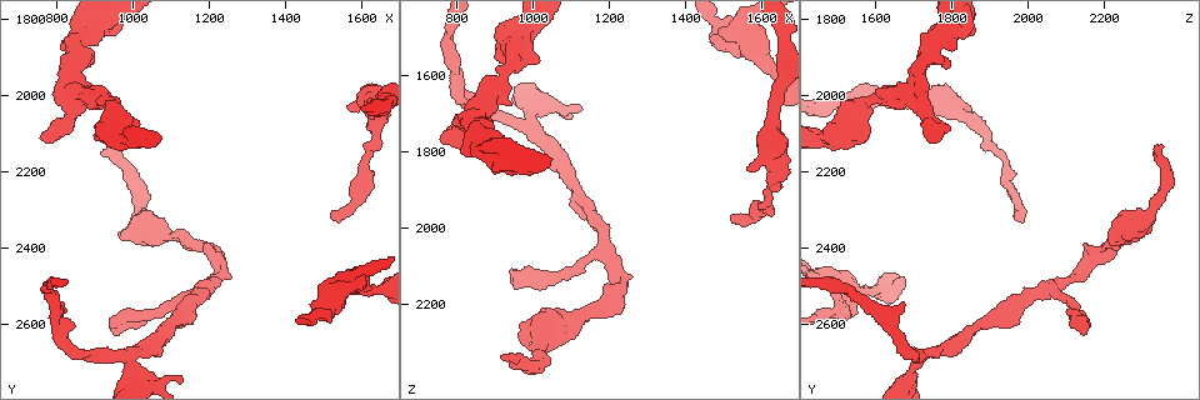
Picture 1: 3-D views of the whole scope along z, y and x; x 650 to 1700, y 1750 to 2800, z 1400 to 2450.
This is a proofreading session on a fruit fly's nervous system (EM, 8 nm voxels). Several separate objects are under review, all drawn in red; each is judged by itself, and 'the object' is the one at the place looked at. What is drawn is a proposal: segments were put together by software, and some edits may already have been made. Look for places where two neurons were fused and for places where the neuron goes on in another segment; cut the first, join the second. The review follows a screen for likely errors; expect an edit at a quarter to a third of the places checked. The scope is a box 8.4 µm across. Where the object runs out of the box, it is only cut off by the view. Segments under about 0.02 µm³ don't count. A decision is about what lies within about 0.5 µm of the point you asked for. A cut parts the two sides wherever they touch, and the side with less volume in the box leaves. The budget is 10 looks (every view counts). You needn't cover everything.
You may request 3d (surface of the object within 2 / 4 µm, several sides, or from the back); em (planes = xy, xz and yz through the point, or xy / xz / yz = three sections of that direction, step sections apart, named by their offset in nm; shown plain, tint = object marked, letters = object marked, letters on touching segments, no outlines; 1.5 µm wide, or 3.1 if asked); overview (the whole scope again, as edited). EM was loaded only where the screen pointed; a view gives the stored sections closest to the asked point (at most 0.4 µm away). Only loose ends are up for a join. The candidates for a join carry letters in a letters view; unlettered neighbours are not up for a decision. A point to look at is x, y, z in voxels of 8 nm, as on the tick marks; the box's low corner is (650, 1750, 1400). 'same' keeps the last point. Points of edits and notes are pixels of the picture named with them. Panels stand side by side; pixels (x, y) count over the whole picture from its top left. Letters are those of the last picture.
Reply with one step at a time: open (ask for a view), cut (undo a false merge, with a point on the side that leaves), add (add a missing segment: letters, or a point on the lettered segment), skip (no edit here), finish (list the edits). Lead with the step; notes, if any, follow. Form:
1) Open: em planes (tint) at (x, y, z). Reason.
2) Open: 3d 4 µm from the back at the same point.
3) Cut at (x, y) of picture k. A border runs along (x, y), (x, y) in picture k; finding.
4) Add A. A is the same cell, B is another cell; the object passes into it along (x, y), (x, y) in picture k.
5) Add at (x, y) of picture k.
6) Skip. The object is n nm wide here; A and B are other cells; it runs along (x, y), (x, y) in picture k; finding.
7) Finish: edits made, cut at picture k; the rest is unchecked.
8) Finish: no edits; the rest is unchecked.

Open: em planes (letters) at (755, 2120, 1765).

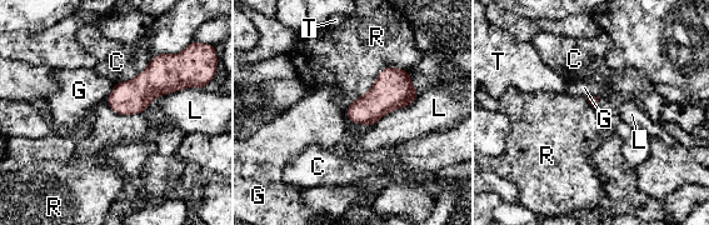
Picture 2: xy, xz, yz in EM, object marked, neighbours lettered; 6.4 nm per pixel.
Skip. The longest contact is with R, 480 nm; C, G, L, R and T are other cells; a border runs along (408, 69), (384, 68), (346, 109) in picture 2; no lettered segment goes on from it.

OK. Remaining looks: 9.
Open: em yz step 8 (tint) at (910, 2005, 1605). A narrow waist.

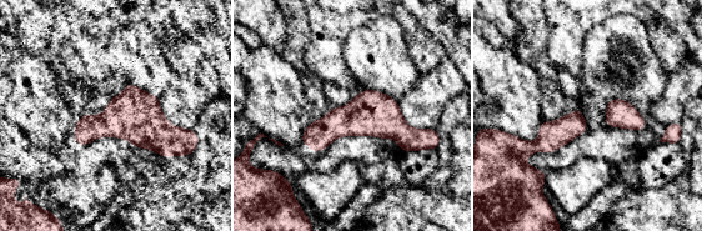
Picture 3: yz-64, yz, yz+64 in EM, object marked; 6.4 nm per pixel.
Open: em planes (letters) at the same point.

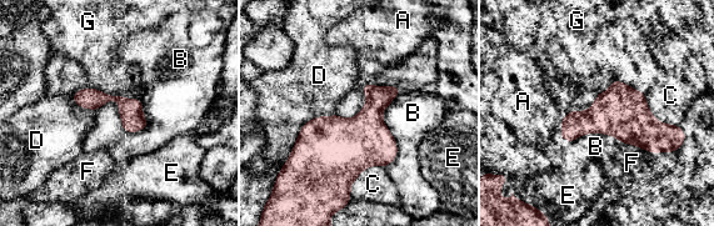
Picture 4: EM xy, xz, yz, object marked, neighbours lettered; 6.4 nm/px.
Skip. The longest contact is with D, 440 nm; A, B, C, D, E, F and G are other cells; a border runs along (583, 134), (609, 134), (627, 144) in picture 4; continuous, no second neuron.

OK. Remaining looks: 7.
Open: em planes (plain) at (1515, 2310, 1975). Free end.

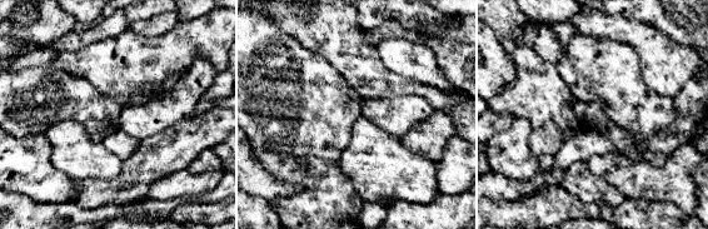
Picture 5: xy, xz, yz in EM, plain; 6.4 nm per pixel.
Open: em planes (letters) at the same point. What lies round it.

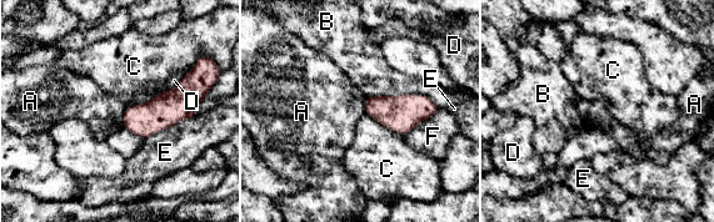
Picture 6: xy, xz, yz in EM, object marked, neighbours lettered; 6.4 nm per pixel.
Skip. A, B, C, D, E and F are other cells; a border runs along (125, 109), (123, 126) in picture 6; no lettered segment goes on from it.

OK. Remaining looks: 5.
Open: 3d 2 µm at (1565, 2025, 1840). Free end.

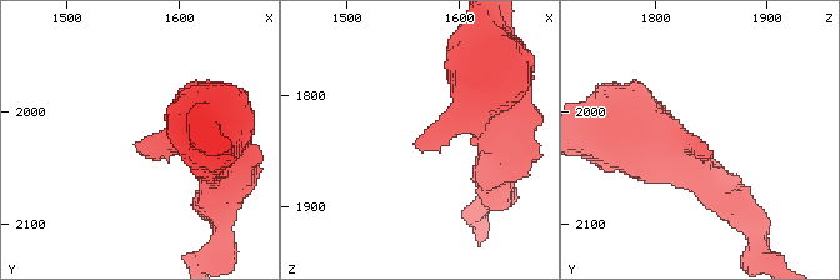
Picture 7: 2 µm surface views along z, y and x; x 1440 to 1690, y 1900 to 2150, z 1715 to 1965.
Open: em xz step 4 (letters) at (1564, 2028, 1848). Now the EM.

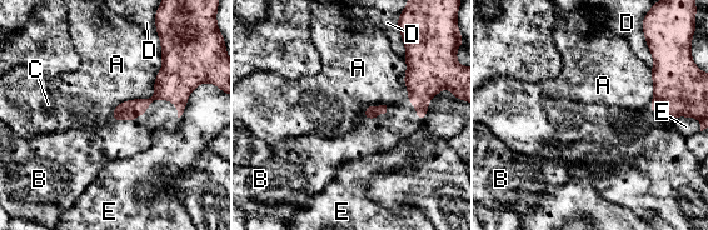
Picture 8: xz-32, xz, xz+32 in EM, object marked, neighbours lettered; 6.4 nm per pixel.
Open: em planes (letters) at the same point.

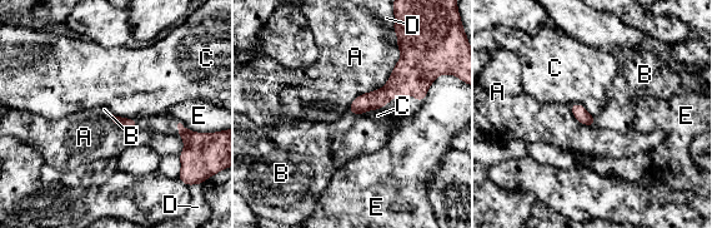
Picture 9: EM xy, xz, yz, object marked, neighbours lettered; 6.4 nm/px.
Add B. The longest contact is with A, 550 nm; B is the same cell, A, C, D and E are other cells; the neuron continues.

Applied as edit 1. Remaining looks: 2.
Finish: edits made, add at picture 9; the rest is unchecked.

